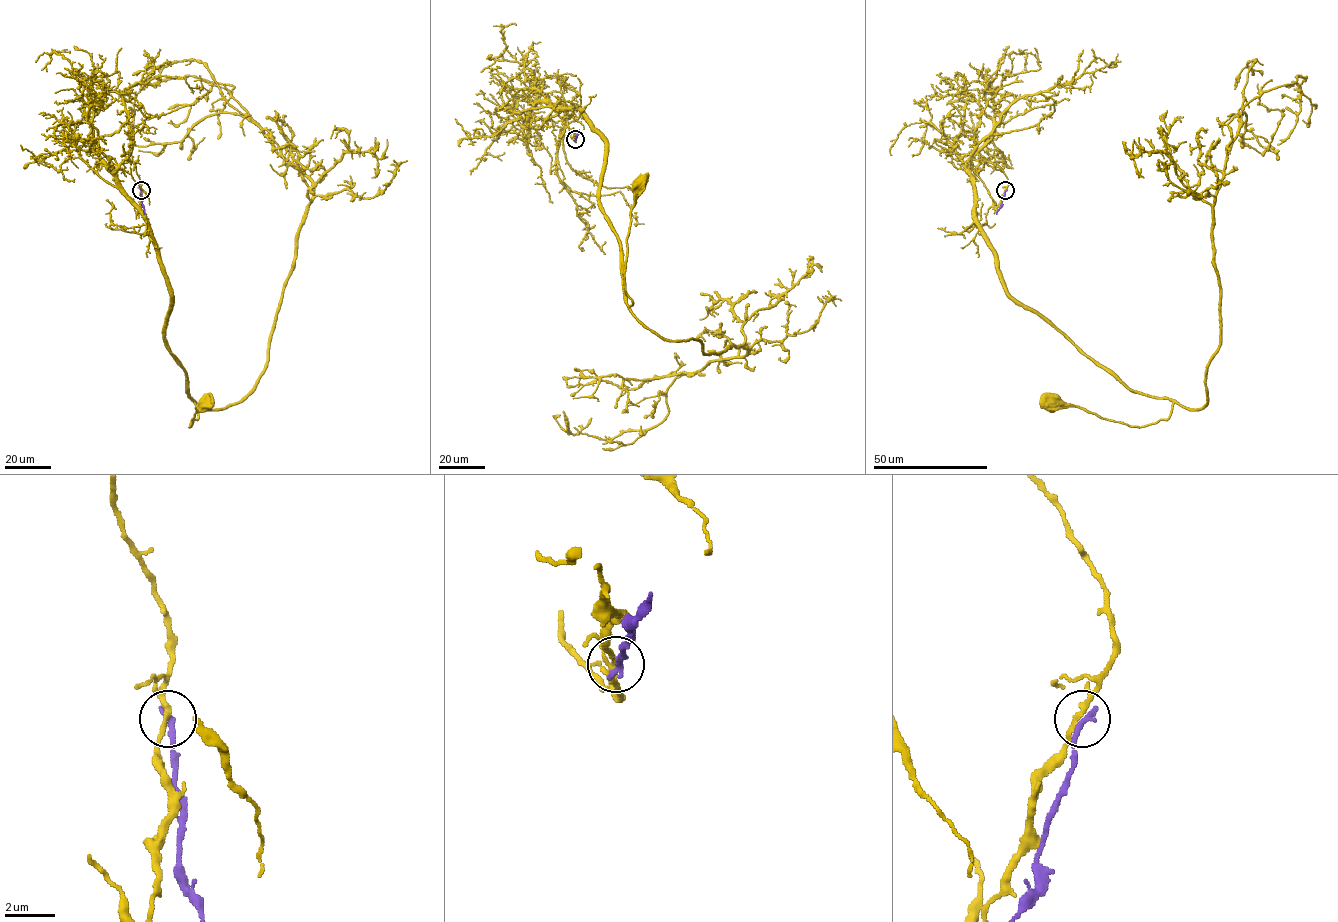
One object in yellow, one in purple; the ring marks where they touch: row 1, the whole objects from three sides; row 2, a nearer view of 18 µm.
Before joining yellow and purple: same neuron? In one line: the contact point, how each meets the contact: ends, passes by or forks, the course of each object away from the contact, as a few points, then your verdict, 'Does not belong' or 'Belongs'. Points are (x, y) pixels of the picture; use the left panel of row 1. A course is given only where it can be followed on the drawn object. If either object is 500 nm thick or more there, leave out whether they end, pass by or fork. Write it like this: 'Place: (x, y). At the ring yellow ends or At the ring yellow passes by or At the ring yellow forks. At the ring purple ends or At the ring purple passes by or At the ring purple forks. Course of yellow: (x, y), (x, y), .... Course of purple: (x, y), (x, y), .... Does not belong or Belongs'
Place: (141, 190). At the ring yellow passes by. At the ring purple ends. Course of yellow: (140, 190), (126, 159), (118, 187), (159, 257), (170, 295), (165, 345), (194, 402), (190, 427), (205, 406). Course of purple: (140, 190), (144, 214). Does not belong

